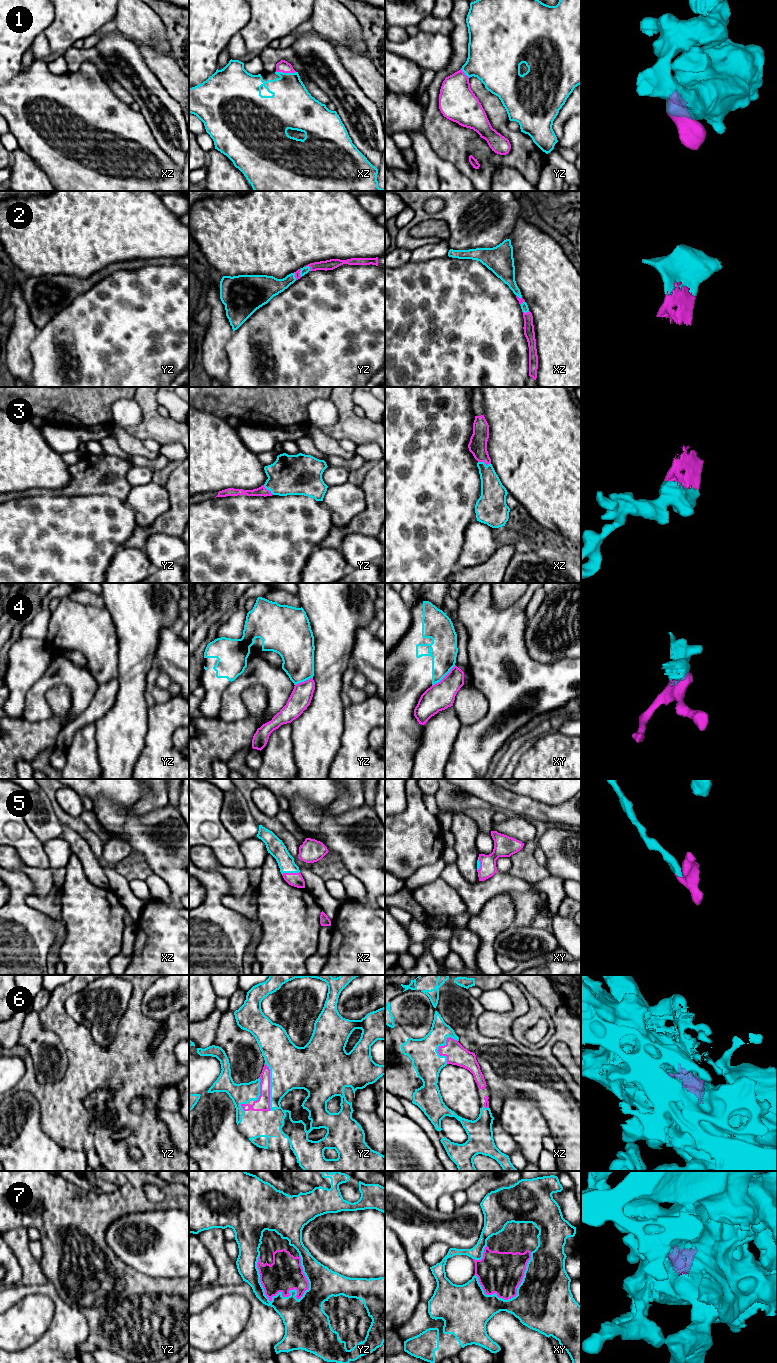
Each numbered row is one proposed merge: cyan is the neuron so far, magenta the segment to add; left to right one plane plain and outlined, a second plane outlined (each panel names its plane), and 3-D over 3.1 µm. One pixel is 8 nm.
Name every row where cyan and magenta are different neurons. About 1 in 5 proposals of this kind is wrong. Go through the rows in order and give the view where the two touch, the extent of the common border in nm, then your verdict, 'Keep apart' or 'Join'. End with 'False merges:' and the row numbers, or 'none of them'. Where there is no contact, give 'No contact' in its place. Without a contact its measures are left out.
1: Touches cyan in xz. Shared border 160 nm. Join
2: Touches cyan in yz. Shared border 70 nm. Join
3: Touches cyan in xz. Shared border 110 nm. Join
4: Touches cyan in xy. Shared border 260 nm. Keep apart
5: Touches cyan in xz. Shared border 150 nm. Join
6: Touches cyan in yz. Shared border 380 nm. Join
7: Touches cyan in yz. Shared border 480 nm. Join
False merges: 4

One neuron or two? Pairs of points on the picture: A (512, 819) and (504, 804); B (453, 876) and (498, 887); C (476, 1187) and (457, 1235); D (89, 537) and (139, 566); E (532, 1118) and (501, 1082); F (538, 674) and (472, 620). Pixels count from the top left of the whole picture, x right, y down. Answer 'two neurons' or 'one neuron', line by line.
A: two neurons
B: one neuron
C: two neurons
D: two neurons
E: two neurons
F: one neuron

